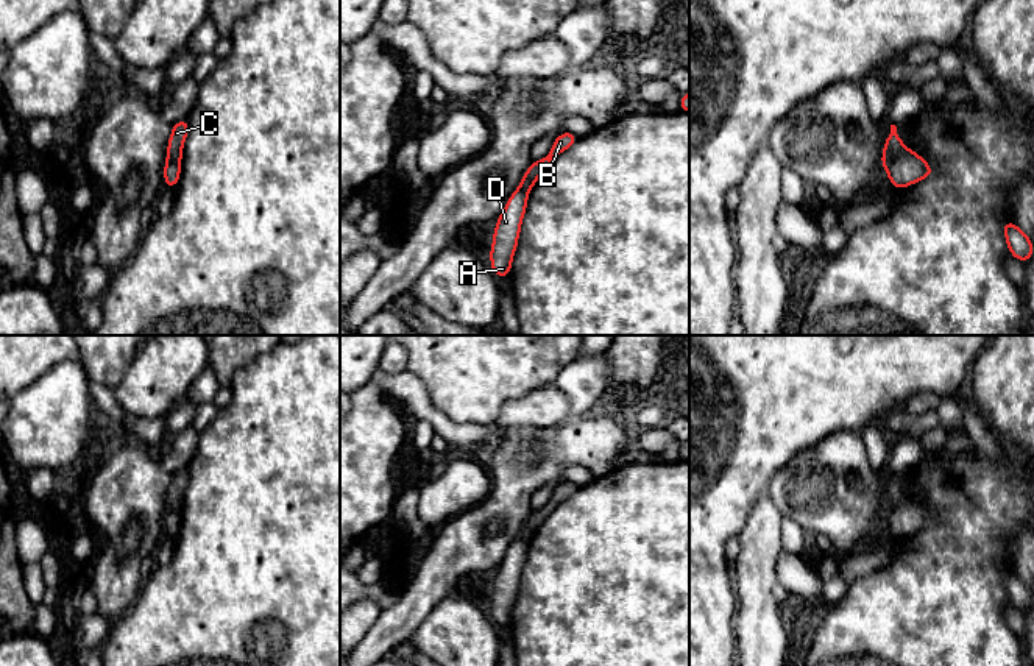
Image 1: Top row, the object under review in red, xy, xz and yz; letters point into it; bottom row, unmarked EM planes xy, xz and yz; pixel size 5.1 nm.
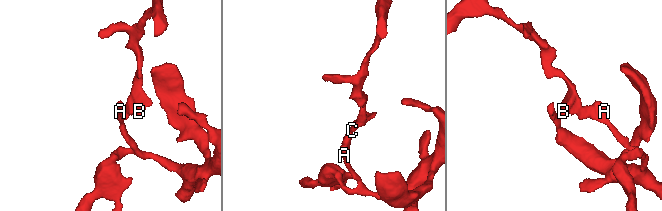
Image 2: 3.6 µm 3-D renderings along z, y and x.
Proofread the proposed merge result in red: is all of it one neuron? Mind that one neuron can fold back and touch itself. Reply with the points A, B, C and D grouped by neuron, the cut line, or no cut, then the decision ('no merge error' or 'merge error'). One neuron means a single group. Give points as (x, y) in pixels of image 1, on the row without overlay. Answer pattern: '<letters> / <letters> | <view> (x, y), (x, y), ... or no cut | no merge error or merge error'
A D / B C | yz (906, 496), (886, 518) | merge error

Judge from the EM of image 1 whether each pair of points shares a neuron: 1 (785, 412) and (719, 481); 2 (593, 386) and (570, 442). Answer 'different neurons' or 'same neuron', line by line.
1: same neuron
2: different neurons

